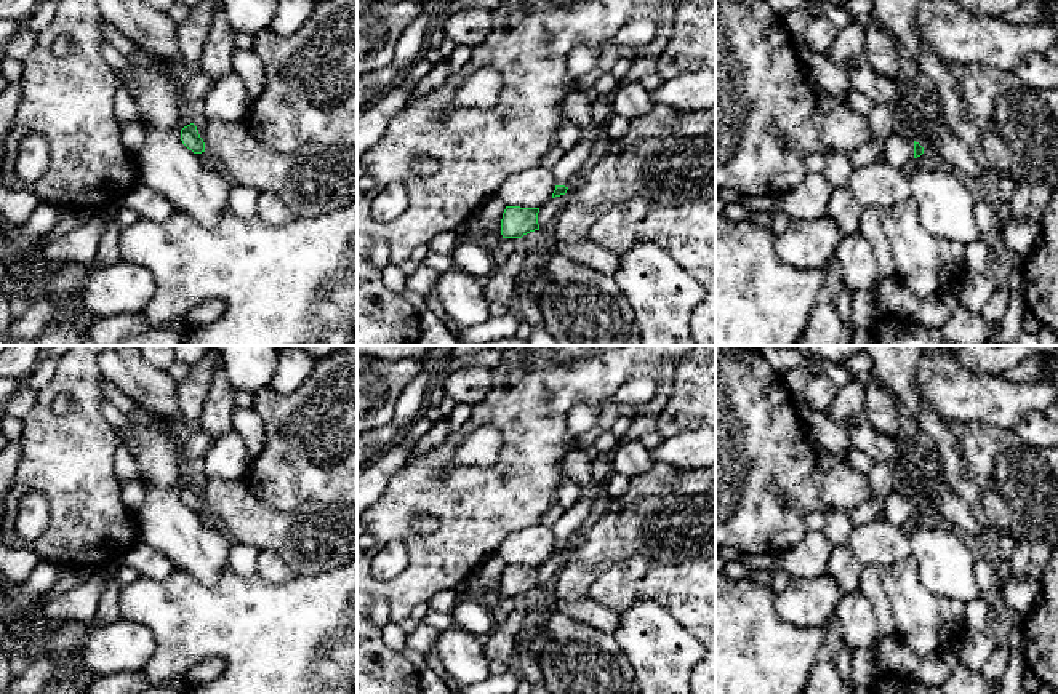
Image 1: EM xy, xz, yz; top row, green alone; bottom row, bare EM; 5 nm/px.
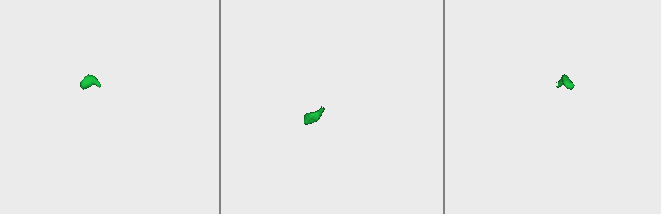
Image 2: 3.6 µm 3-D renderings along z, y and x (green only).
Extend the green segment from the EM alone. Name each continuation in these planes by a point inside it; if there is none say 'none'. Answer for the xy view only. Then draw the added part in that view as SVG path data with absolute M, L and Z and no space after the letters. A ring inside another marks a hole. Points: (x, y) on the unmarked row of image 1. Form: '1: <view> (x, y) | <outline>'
none

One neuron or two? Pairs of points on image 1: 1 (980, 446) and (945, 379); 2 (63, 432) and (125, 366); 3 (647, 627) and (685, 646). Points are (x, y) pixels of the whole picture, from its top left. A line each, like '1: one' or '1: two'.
1: two
2: two
3: one

